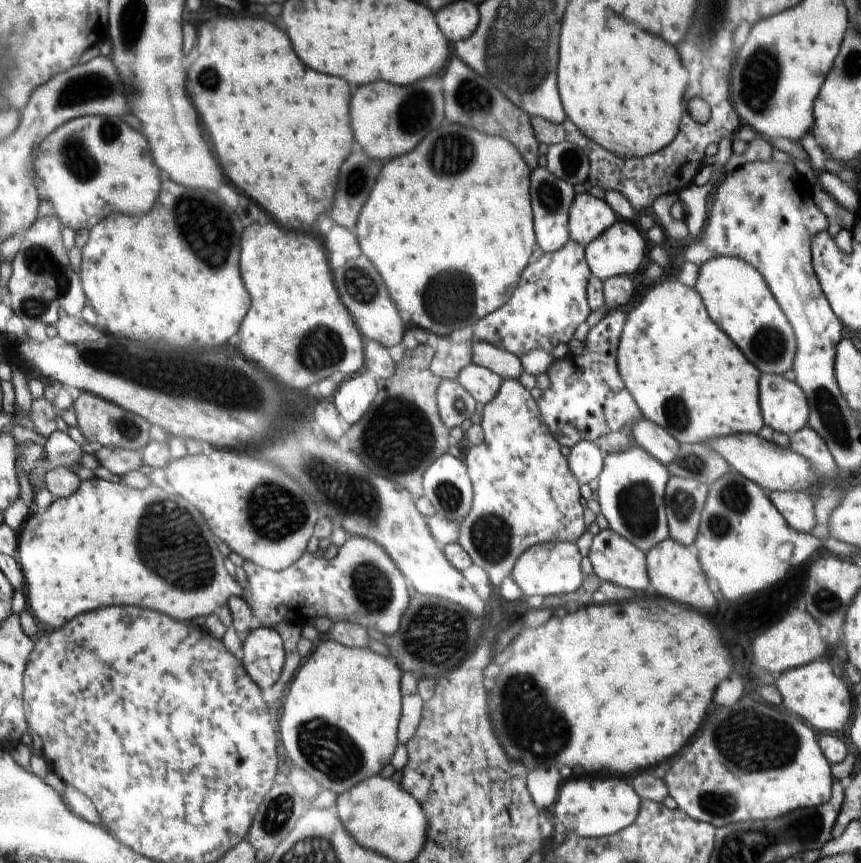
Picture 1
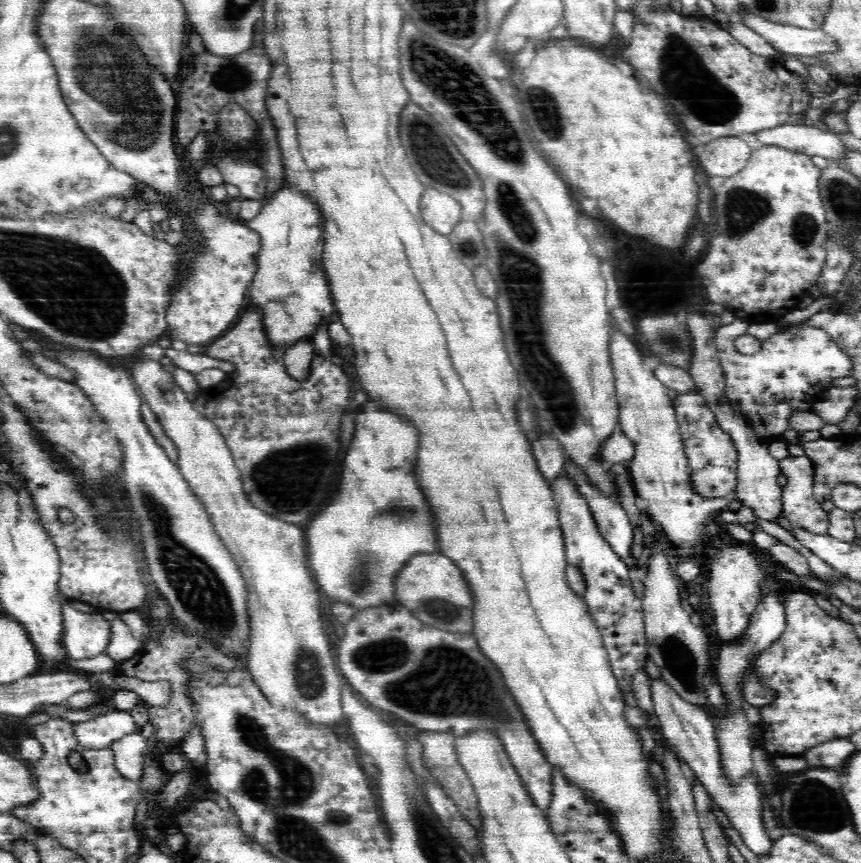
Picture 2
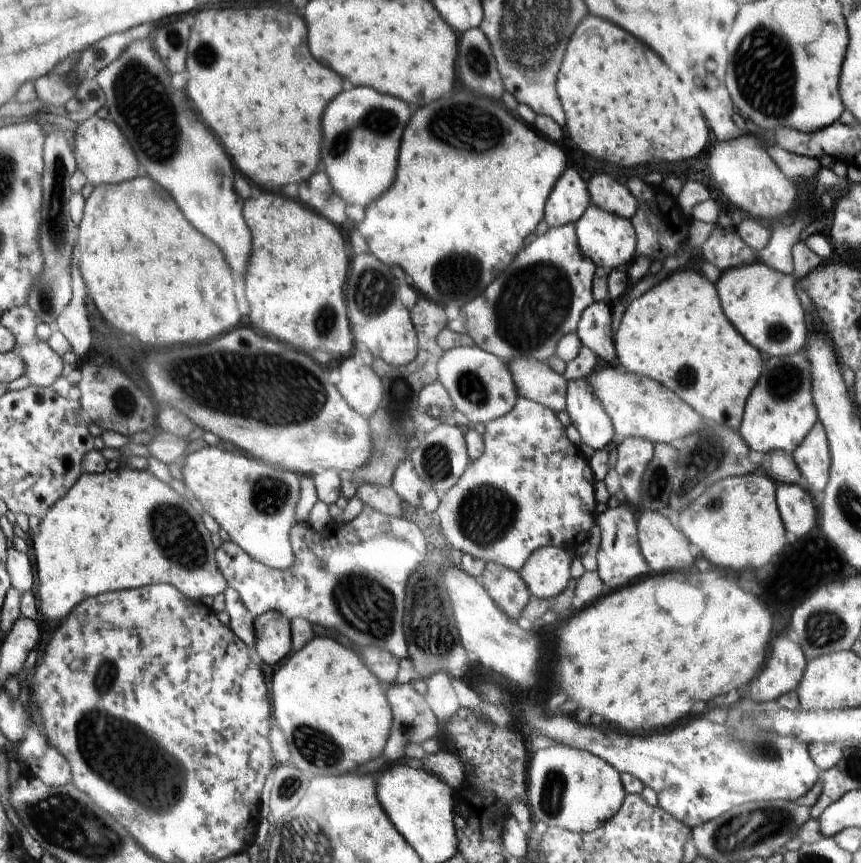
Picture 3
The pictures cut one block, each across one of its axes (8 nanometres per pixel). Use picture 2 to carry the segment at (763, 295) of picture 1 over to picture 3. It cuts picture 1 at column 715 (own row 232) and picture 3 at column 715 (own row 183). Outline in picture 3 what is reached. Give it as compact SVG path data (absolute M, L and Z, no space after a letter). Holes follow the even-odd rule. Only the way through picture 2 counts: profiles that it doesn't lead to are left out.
M756 262L721 272L715 287L719 298L722 296L724 312L740 330L744 330L744 338L748 338L756 350L771 357L787 357L804 348L808 336L804 310L794 290L796 281L792 276Z

